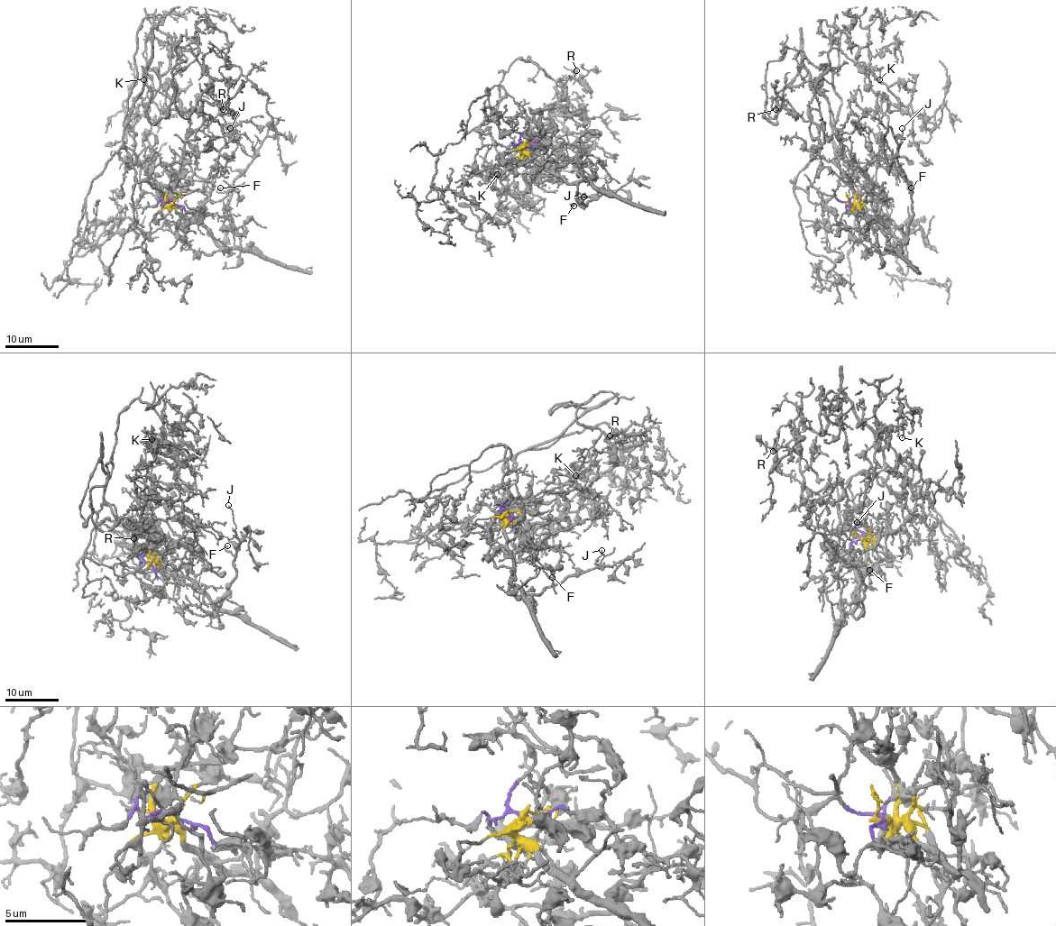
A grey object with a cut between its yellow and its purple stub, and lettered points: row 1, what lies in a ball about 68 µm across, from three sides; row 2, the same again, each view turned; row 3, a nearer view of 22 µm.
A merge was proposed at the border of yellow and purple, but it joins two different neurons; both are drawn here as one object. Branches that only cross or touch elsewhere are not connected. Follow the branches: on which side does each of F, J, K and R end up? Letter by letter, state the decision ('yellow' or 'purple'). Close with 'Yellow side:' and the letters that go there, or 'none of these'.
F: yellow
J: yellow
K: purple
R: purple
Yellow side: F, J

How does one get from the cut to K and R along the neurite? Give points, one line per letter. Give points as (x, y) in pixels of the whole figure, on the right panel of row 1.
K: (849, 203), (815, 203), (791, 181), (813, 159), (842, 164), (832, 81), (856, 15), (865, 73), (879, 79)
R: (849, 203), (791, 181), (843, 161), (803, 68), (772, 124), (766, 103), (772, 119), (785, 100), (775, 109)

